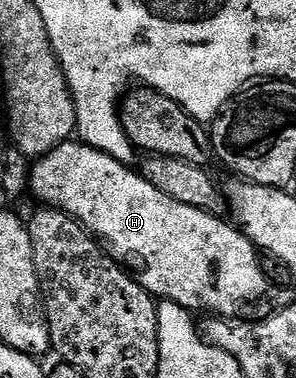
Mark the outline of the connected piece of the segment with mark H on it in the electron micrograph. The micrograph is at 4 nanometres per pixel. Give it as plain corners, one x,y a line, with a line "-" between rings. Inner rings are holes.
70,141
64,143
63,145
59,145
56,147
51,153
47,153
46,155
42,155
40,159
36,160
32,164
31,170
29,172
29,186
28,190
31,192
31,195
34,195
35,198
38,199
38,204
47,206
47,207
56,207
58,211
62,211
63,213
67,213
72,219
76,219
78,223
82,223
85,228
89,230
90,235
96,237
101,246
105,248
106,251
109,252
111,258
114,259
115,262
121,264
122,267
125,268
126,271
129,272
130,275
133,276
134,279
137,280
139,285
143,285
143,289
147,289
147,293
153,296
154,299
158,301
164,301
167,303
174,303
175,305
179,305
180,307
184,307
186,311
190,313
198,313
197,311
209,311
205,313
212,313
214,316
217,317
237,317
242,314
241,311
244,309
248,303
253,303
256,299
261,299
265,295
265,290
270,290
271,284
268,279
266,279
265,274
263,273
263,269
259,265
259,261
257,260
257,256
259,254
256,247
253,246
253,242
250,241
244,235
241,230
239,230
232,222
224,223
226,220
222,218
222,216
214,215
212,211
204,211
203,209
195,209
191,205
183,205
179,201
175,201
171,197
167,197
167,193
159,193
159,189
155,189
155,185
151,185
151,181
147,181
141,176
140,170
134,169
132,166
120,163
119,161
115,161
115,157
111,157
107,153
103,153
99,149
95,149
94,147
90,147
88,143
84,141

